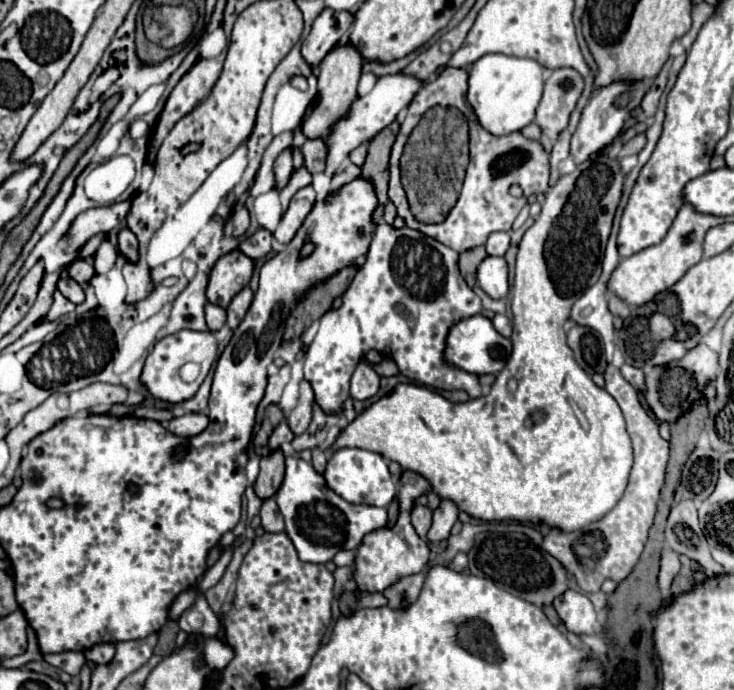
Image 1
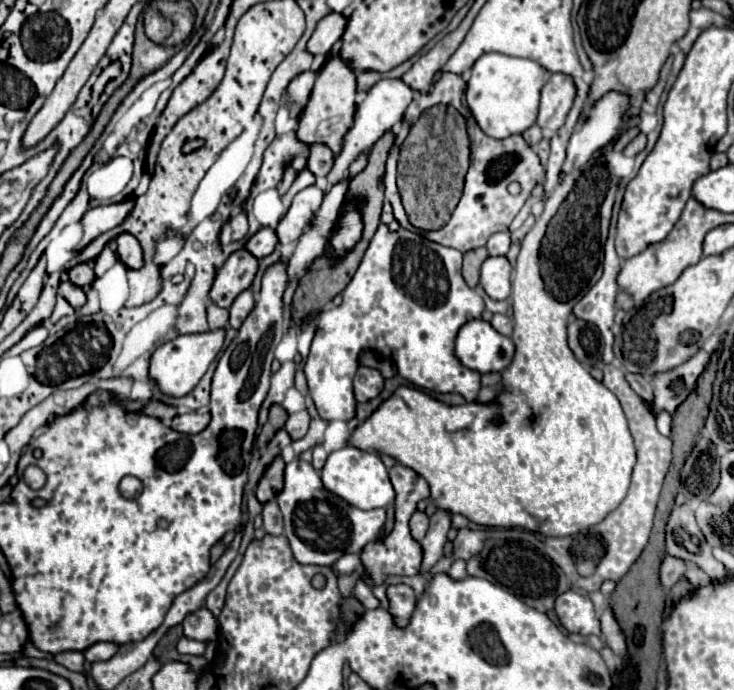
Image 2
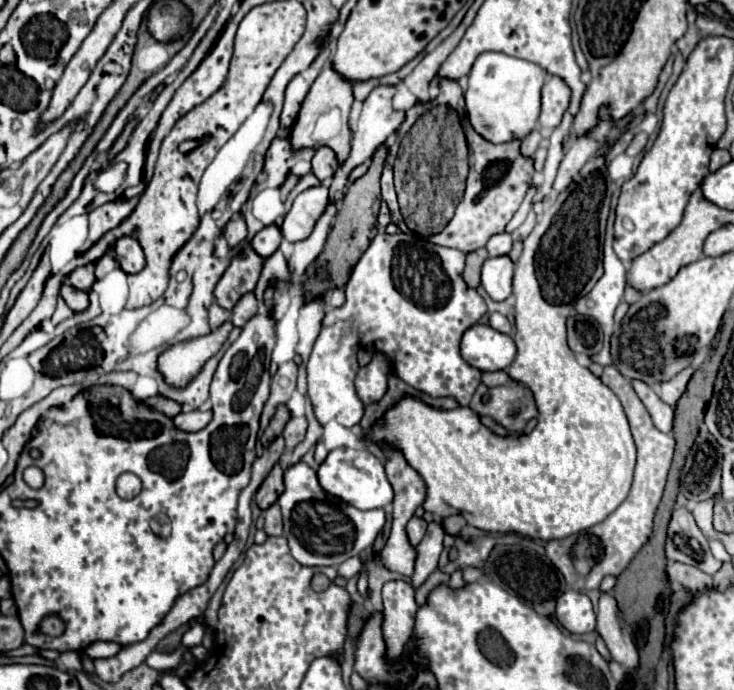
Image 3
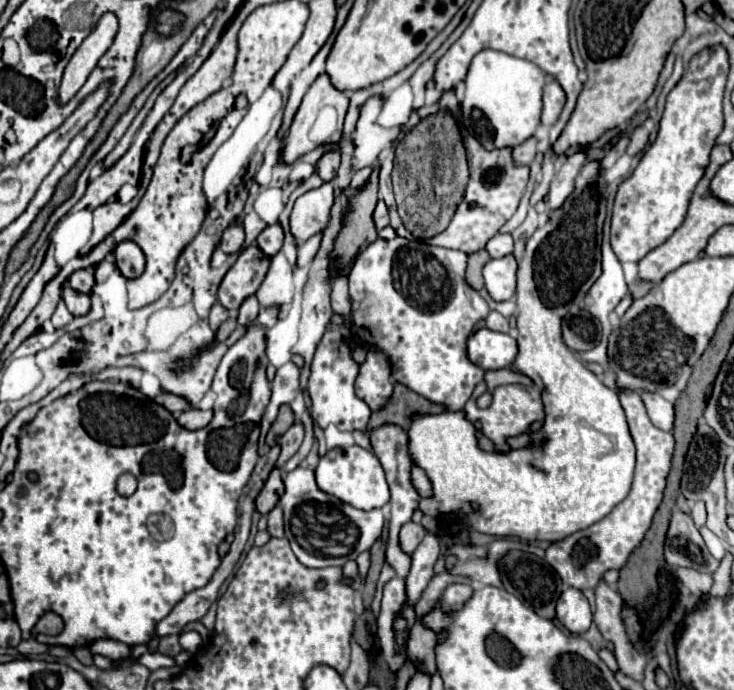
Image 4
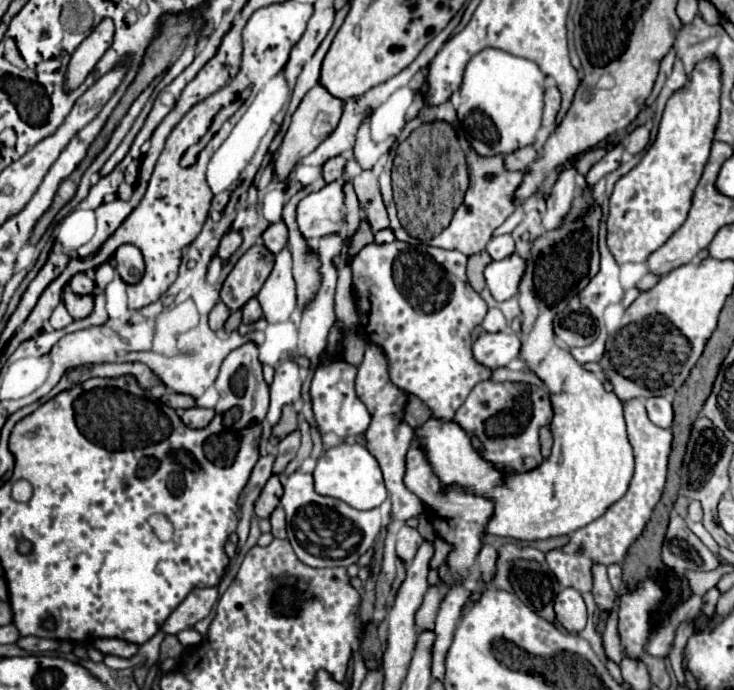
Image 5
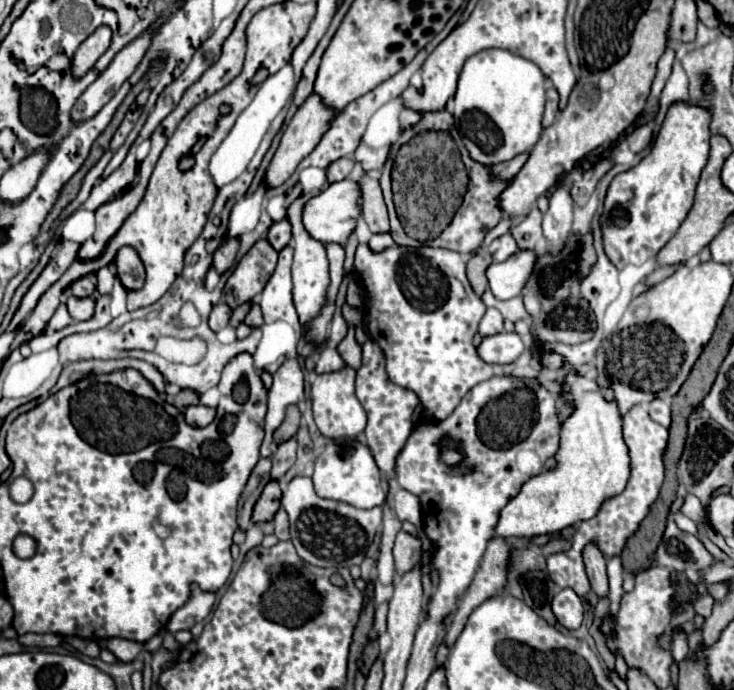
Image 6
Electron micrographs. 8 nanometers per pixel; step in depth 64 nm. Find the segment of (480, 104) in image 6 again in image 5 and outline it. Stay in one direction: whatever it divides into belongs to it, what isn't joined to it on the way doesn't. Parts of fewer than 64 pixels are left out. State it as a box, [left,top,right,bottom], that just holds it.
[456,48,544,156]

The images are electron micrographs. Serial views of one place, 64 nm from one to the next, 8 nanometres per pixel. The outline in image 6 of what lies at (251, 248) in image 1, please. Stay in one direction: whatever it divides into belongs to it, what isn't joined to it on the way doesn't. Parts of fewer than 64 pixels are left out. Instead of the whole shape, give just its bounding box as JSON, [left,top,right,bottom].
[268,220,292,252]

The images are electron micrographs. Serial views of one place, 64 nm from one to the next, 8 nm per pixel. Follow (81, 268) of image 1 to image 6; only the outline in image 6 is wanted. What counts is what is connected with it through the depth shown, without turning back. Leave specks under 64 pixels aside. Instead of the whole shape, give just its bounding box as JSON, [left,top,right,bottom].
[70,276,96,298]

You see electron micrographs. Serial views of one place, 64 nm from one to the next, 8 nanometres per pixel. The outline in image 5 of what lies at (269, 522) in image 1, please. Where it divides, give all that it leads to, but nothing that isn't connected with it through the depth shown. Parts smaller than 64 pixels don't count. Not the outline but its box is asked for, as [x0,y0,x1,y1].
[270,506,286,538]

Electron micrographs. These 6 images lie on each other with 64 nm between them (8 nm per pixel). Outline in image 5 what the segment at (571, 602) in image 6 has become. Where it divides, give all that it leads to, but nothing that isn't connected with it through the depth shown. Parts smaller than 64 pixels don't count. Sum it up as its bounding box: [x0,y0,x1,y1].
[554,588,586,632]

